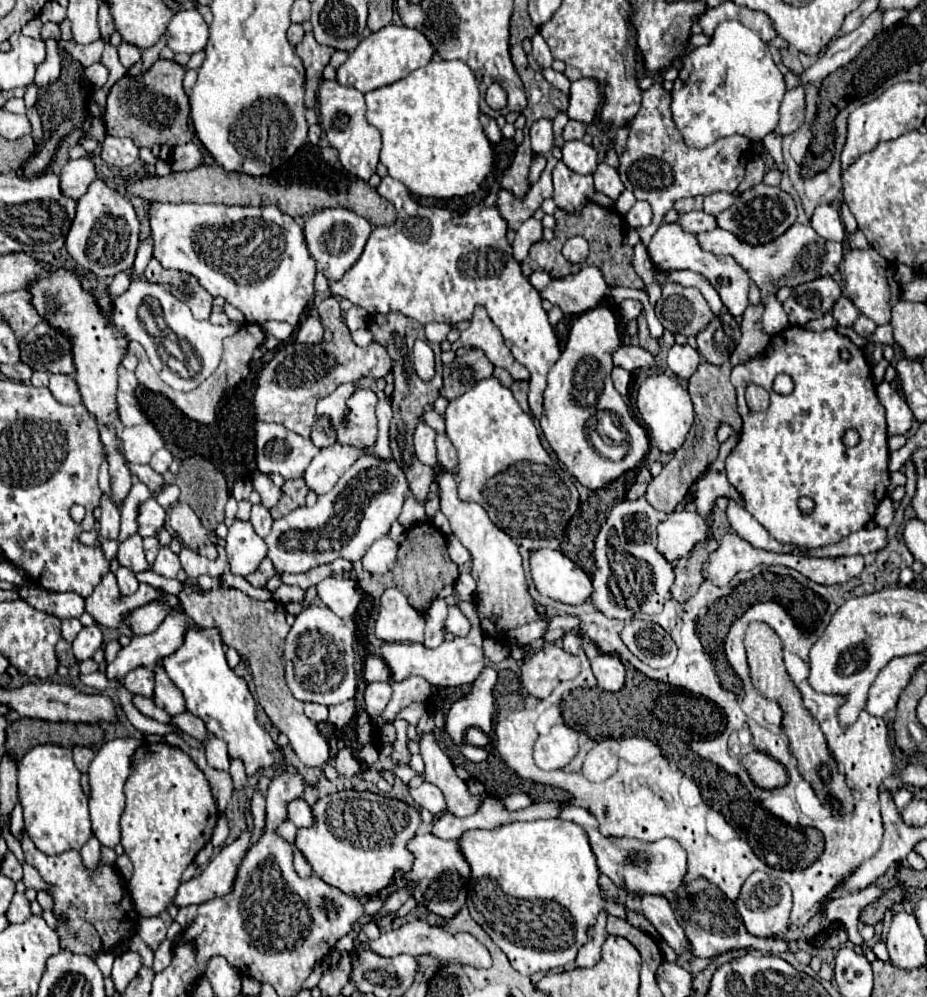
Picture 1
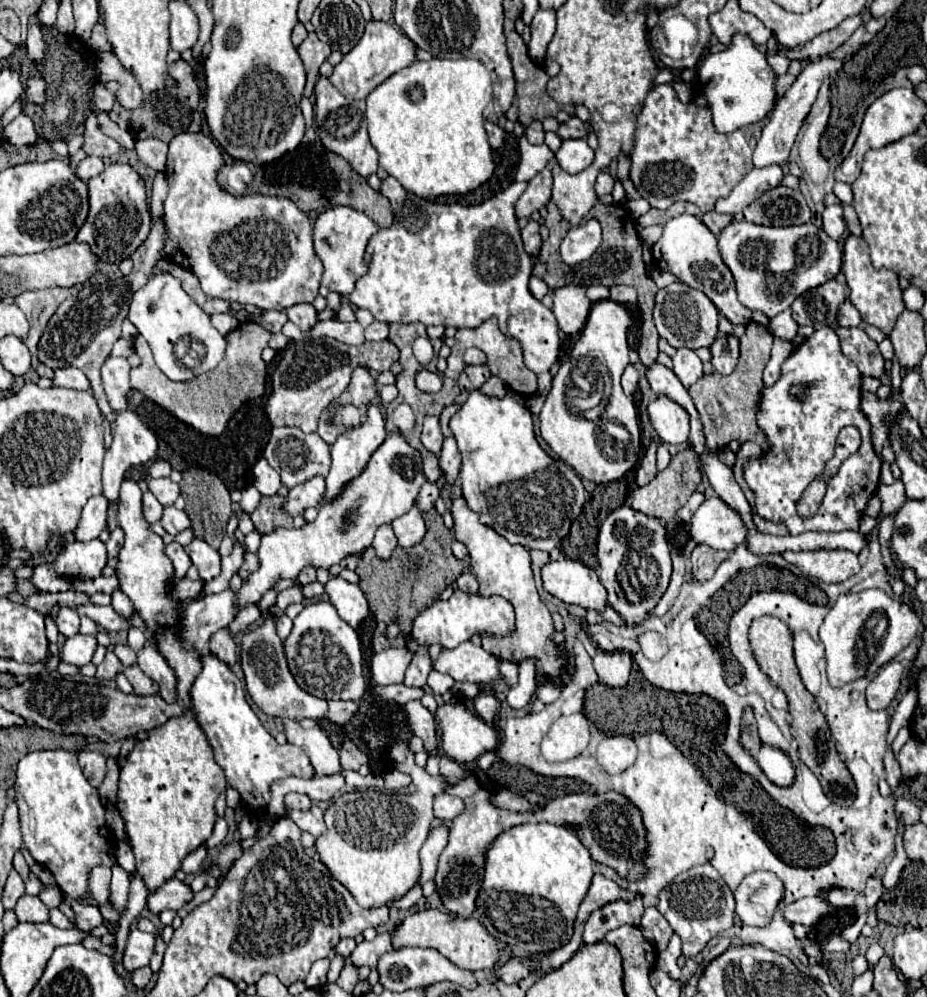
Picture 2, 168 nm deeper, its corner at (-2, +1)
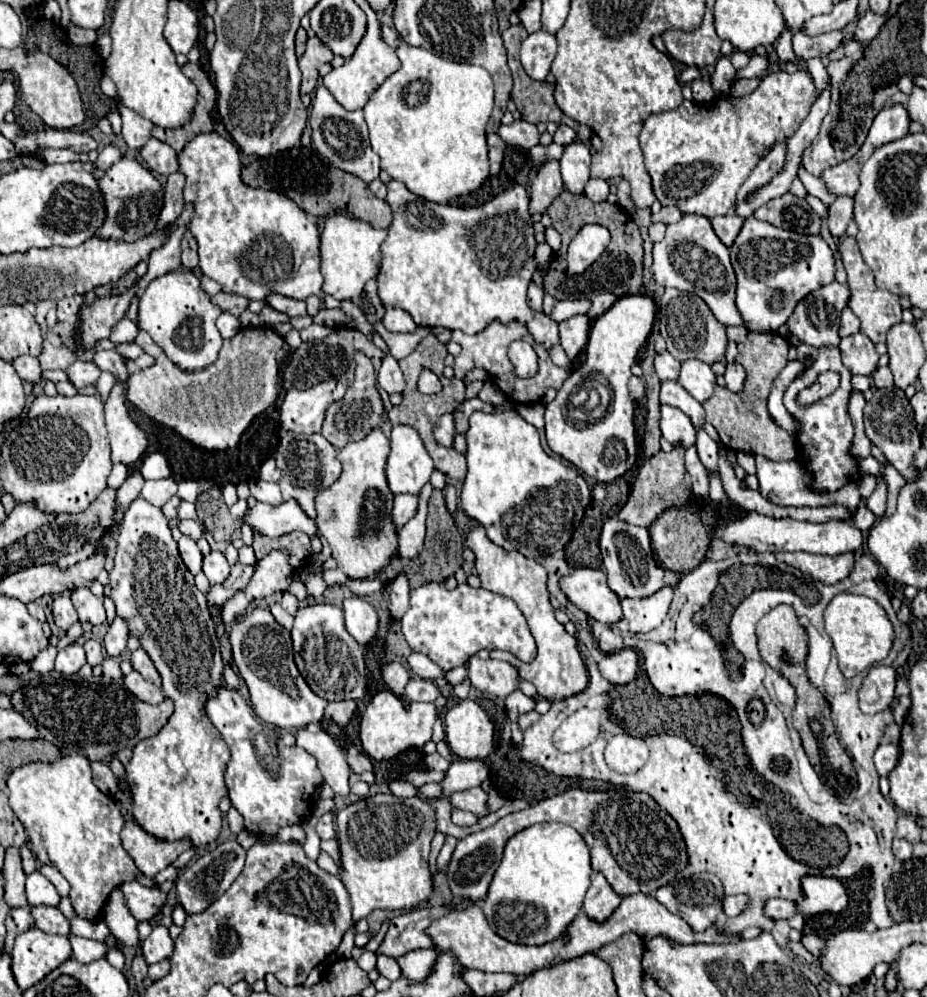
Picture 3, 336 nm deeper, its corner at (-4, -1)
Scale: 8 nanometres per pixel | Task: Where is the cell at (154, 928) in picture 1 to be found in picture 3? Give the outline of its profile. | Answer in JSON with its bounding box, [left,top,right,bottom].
[148,959,170,981]

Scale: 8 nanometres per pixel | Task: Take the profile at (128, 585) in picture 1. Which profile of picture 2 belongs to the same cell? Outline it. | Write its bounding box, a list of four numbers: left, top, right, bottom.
[112,589,134,617]

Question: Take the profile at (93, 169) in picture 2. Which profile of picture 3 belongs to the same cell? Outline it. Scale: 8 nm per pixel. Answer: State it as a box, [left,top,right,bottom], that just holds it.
[96,147,122,171]

